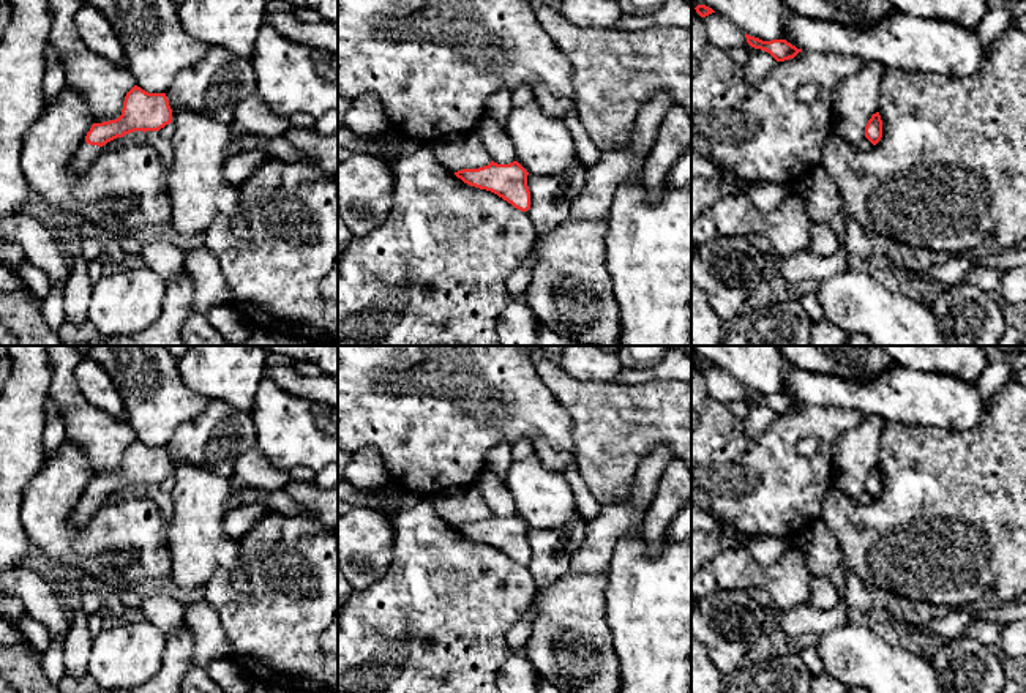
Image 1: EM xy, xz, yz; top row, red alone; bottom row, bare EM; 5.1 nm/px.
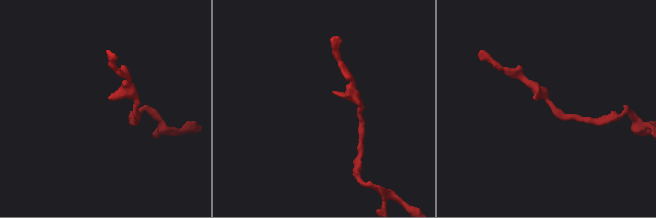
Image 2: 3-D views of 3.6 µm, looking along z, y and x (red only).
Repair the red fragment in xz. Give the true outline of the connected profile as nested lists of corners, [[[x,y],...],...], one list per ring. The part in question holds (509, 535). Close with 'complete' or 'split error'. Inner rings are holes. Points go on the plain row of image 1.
[[[491,515],[488,519],[462,523],[455,529],[470,540],[497,548],[521,565],[530,562],[529,526],[518,515],[510,518]]]; complete

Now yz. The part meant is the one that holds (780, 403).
[[[747,387],[745,391],[751,401],[769,406],[777,415],[794,412],[799,406],[802,406],[802,403],[797,403],[786,393],[762,395]]]; complete

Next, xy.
[[[134,439],[125,450],[118,472],[92,478],[69,521],[82,529],[107,496],[134,485],[159,485],[169,477],[172,477],[172,463],[166,447],[148,447]]]; split error

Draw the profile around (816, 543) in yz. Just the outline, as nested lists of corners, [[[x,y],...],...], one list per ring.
[[[818,519],[810,529],[791,538],[789,543],[803,554],[811,575],[829,579],[837,589],[840,600],[844,598],[846,568],[835,538],[822,519]]]

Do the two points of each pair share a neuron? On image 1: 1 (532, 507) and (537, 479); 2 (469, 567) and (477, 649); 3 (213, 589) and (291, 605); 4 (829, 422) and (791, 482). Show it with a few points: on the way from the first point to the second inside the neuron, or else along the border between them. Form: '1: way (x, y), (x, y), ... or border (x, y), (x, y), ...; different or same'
1: way (537, 501), (537, 485); same
2: way (469, 588), (469, 629); same
3: way (232, 605), (272, 605); same
4: way (810, 422), (791, 441), (791, 463); same

